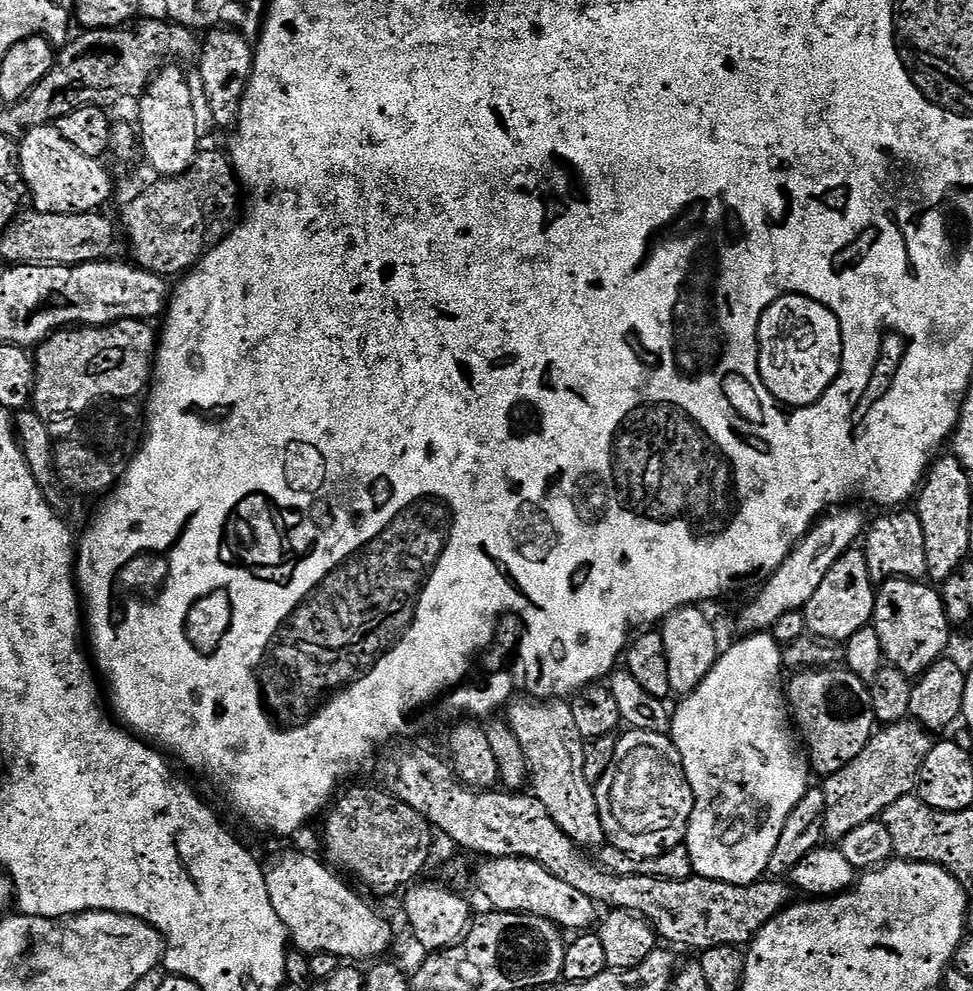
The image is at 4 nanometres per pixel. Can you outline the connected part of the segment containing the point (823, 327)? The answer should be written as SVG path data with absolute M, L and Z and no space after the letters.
M783 296L760 319L758 370L766 390L785 409L814 406L838 378L842 366L842 330L826 306L805 296Z

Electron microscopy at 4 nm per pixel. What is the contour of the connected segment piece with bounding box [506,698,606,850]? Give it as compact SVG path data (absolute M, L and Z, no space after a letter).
M524 698L521 704L514 704L507 709L506 723L526 754L531 791L575 844L585 850L599 849L605 843L606 829L602 826L595 787L586 782L582 767L586 741L578 734L571 703L560 698L543 702Z

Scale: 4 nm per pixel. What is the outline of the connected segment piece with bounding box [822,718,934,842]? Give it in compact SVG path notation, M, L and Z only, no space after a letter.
M909 718L896 724L881 727L872 733L866 750L854 758L842 770L823 781L826 810L822 832L829 841L839 842L850 830L862 826L862 822L883 817L884 811L898 798L911 796L917 791L920 771L934 743L933 733Z

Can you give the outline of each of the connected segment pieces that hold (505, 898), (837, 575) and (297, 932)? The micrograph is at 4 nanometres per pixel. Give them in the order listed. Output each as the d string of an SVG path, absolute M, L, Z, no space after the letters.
M484 858L479 863L480 865L476 868L476 884L480 887L481 894L492 903L489 905L495 911L521 912L546 918L561 930L569 930L568 928L588 930L597 923L596 901L586 898L582 890L562 882L562 878L554 878L554 874L550 874L550 870L546 870L538 862L522 858L502 858L501 860Z
M859 547L849 548L818 586L818 591L806 602L802 609L806 618L808 632L820 642L847 642L858 630L869 627L872 623L874 606L876 605L877 585L870 578L870 566L866 566L866 558Z
M284 850L271 856L270 862L268 861L265 867L265 876L267 878L267 890L270 893L270 900L274 905L274 910L277 911L278 916L282 920L283 924L288 930L288 937L291 945L299 952L305 952L308 955L314 953L328 953L334 954L341 960L347 960L350 958L352 962L360 962L356 960L368 960L367 962L379 959L386 948L390 944L390 938L392 932L389 924L358 894L356 894L342 879L338 878L338 875L331 867L326 868L318 859L314 858L310 854L304 854L302 852L294 852L292 850Z

